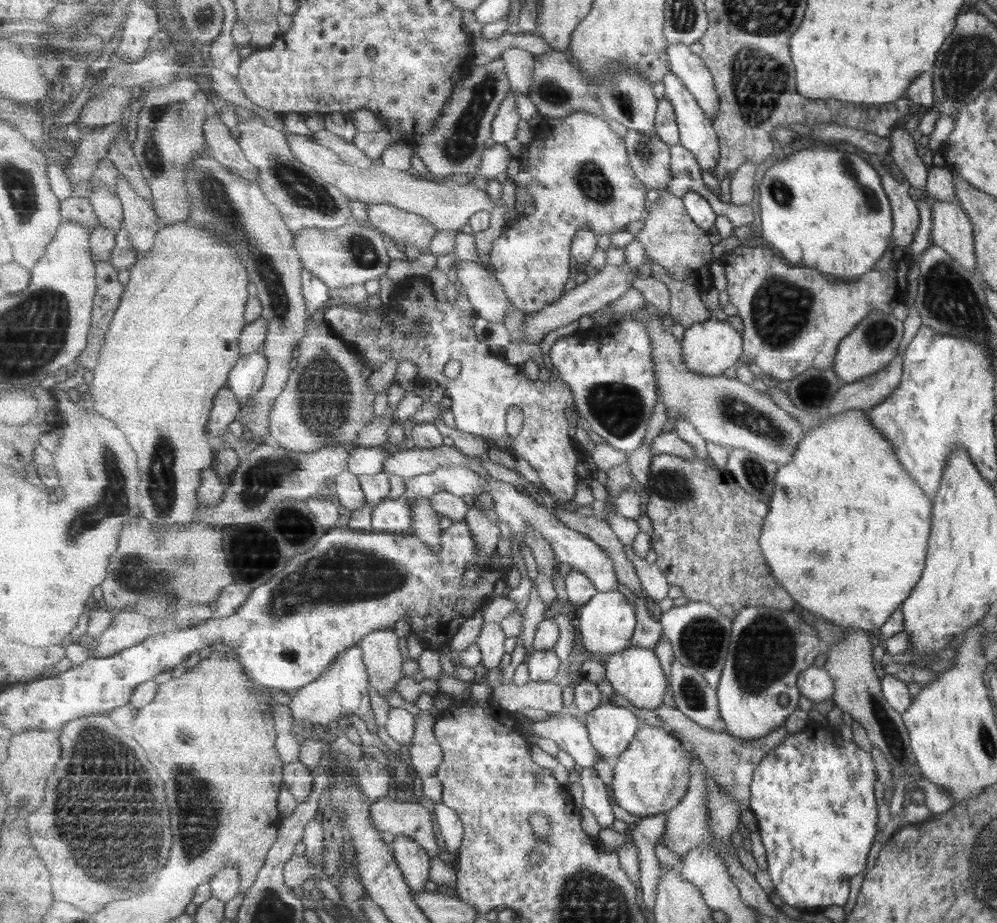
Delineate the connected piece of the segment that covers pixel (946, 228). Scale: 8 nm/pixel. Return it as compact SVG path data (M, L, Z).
M931 198L931 242L942 248L959 266L973 272L976 260L972 245L972 224L958 204Z

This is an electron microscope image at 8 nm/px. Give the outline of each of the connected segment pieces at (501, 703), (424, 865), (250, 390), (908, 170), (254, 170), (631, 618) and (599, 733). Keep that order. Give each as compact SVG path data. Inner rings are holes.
M529 680L521 686L503 683L494 688L494 700L497 707L513 713L523 708L541 708L550 714L564 710L563 687L553 681Z
M396 836L391 843L391 851L404 872L413 894L424 892L425 884L431 880L432 857L409 836Z
M264 352L241 356L230 372L228 386L237 395L241 407L247 407L253 395L264 385L268 360Z
M910 126L892 129L888 137L890 150L888 154L903 174L905 183L915 190L922 190L925 186L927 169L915 153L915 142L909 135Z
M217 118L208 120L203 128L211 155L234 173L257 182L259 169L245 156L239 141L233 138L229 128Z
M619 591L598 592L587 604L580 606L578 627L582 644L589 652L615 654L628 648L636 630L636 609L629 603L627 596Z
M606 700L595 710L584 714L583 718L591 742L605 760L612 764L629 749L642 725L631 710Z

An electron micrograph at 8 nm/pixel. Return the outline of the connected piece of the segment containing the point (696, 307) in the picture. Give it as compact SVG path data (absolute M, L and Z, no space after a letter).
M648 258L646 264L650 265L651 277L661 280L669 288L670 298L673 302L671 308L671 323L679 323L687 329L695 323L707 322L713 318L707 306L701 300L701 293L693 284L687 284L685 280L675 280L669 276L667 270L657 264L652 258Z

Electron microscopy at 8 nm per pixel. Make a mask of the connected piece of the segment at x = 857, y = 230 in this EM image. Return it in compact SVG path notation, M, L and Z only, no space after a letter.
M823 144L819 146L806 149L802 146L799 151L787 149L784 159L764 173L759 185L761 236L793 265L805 264L805 268L815 268L843 282L855 280L875 267L891 243L890 204L880 185L880 176L863 158L848 152L823 150L827 148Z

